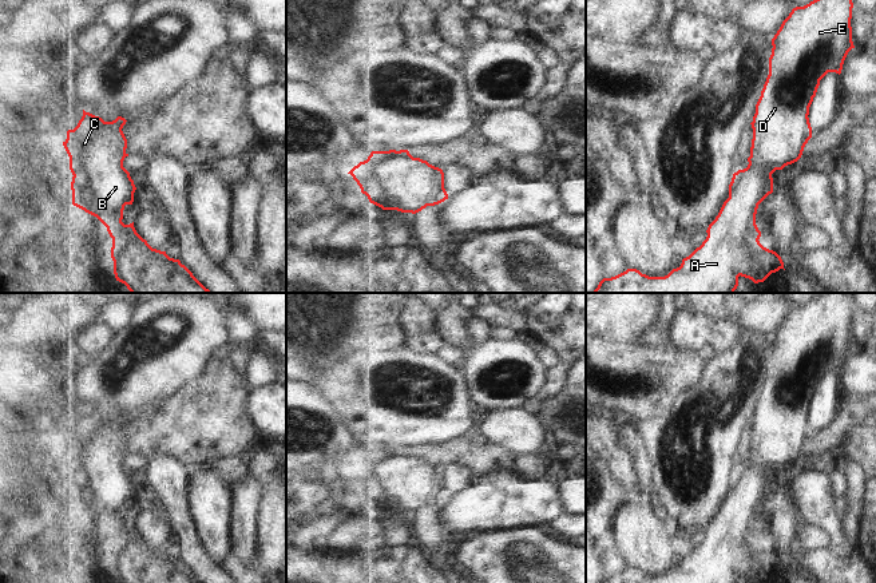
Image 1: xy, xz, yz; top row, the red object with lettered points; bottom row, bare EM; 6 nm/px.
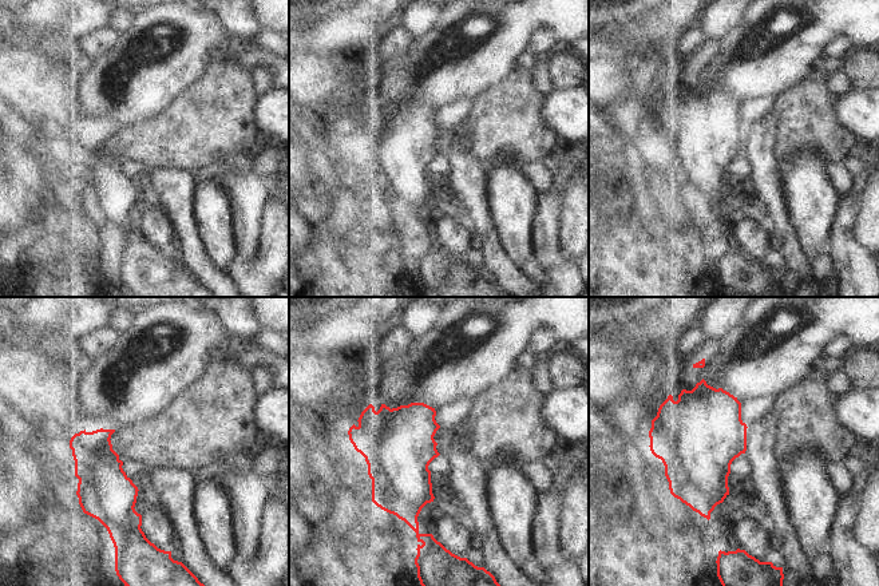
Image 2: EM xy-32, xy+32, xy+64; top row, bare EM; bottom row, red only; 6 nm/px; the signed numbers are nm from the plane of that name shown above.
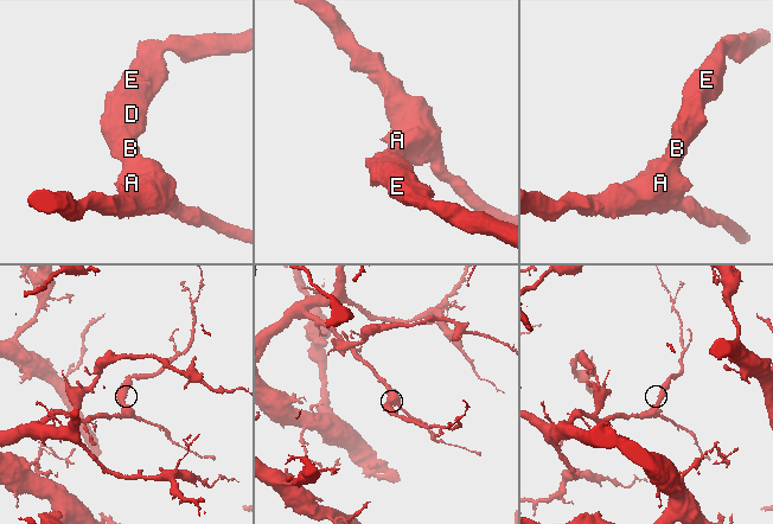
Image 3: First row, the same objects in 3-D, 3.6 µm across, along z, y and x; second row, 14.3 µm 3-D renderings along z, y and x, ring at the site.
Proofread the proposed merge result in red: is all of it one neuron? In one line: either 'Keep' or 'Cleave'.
Keep.

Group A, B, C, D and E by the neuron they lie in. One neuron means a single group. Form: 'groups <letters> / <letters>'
groups A B C D E

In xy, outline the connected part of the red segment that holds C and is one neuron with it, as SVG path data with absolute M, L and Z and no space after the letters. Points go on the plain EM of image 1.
M83 409L83 416L74 429L67 431L63 445L70 456L72 472L72 504L96 516L112 538L111 558L114 574L122 583L201 583L179 559L170 558L166 551L152 548L135 530L134 521L124 524L123 509L132 504L136 489L130 472L123 467L128 453L127 439L122 431L126 419L118 416L104 421Z

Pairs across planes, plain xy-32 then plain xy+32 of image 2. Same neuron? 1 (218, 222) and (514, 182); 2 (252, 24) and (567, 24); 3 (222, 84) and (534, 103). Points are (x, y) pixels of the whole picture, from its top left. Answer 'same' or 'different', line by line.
1: same
2: different
3: same

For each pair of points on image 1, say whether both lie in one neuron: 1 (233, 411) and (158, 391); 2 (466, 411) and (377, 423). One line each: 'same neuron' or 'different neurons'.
1: different neurons
2: same neuron

